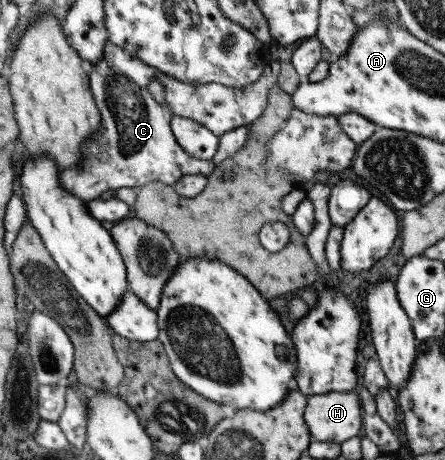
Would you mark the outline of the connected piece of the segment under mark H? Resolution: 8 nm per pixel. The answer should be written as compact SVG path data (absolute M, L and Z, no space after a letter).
M357 391L307 396L304 418L312 440L343 443L362 434L362 405Z

